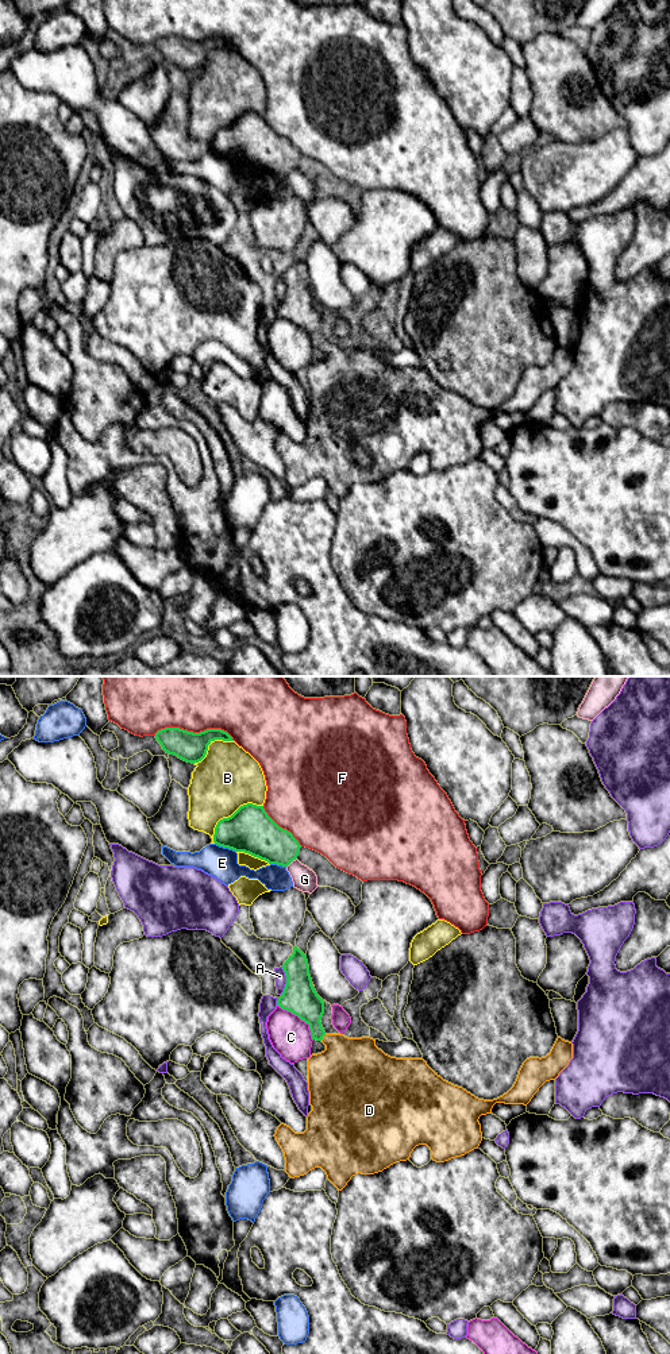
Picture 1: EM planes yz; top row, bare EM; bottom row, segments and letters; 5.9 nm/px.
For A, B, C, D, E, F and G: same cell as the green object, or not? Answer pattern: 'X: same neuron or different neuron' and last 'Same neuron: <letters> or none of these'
A: different neuron
B: different neuron
C: different neuron
D: same neuron
E: different neuron
F: different neuron
G: different neuron
Same neuron: D

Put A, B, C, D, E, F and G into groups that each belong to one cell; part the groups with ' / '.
A / B / C / D / E / F / G

